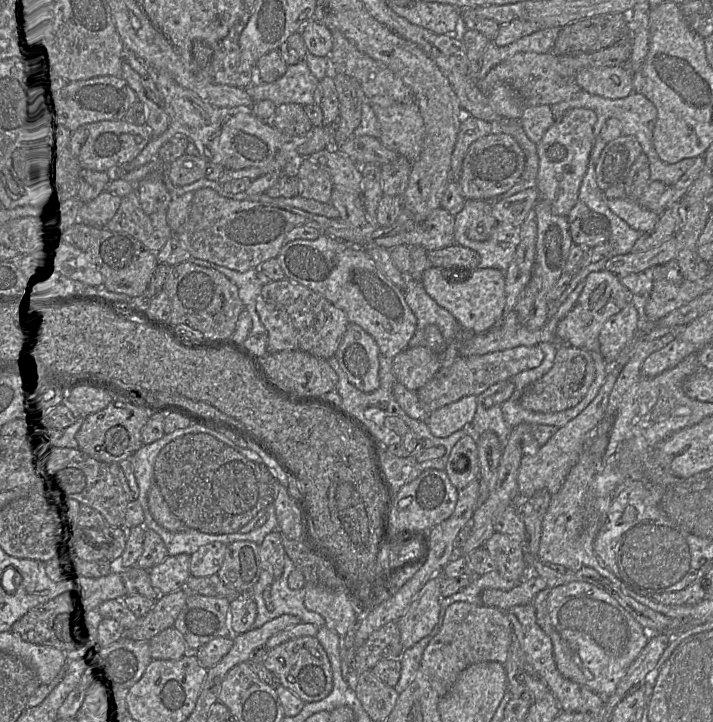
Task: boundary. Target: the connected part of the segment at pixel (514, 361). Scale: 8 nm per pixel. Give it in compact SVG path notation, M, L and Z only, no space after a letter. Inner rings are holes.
M538 345L518 346L484 355L458 357L450 366L440 368L426 385L416 391L416 394L422 408L429 415L463 397L478 396L490 386L509 380L522 371L536 368L543 359L544 352Z

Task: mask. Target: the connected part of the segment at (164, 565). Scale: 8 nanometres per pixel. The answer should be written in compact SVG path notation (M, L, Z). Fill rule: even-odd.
M168 555L149 570L151 584L161 595L183 589L190 574L190 555Z

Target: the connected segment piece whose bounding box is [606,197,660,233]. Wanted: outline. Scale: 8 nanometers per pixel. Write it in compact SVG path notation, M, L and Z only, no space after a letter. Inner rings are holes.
M625 197L606 199L606 204L614 214L641 233L652 231L660 218L660 214L642 207L638 201Z

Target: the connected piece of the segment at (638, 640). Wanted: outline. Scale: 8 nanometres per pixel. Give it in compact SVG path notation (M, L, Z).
M589 583L547 587L535 596L532 604L538 625L551 639L559 672L605 699L615 692L651 637L613 597Z

